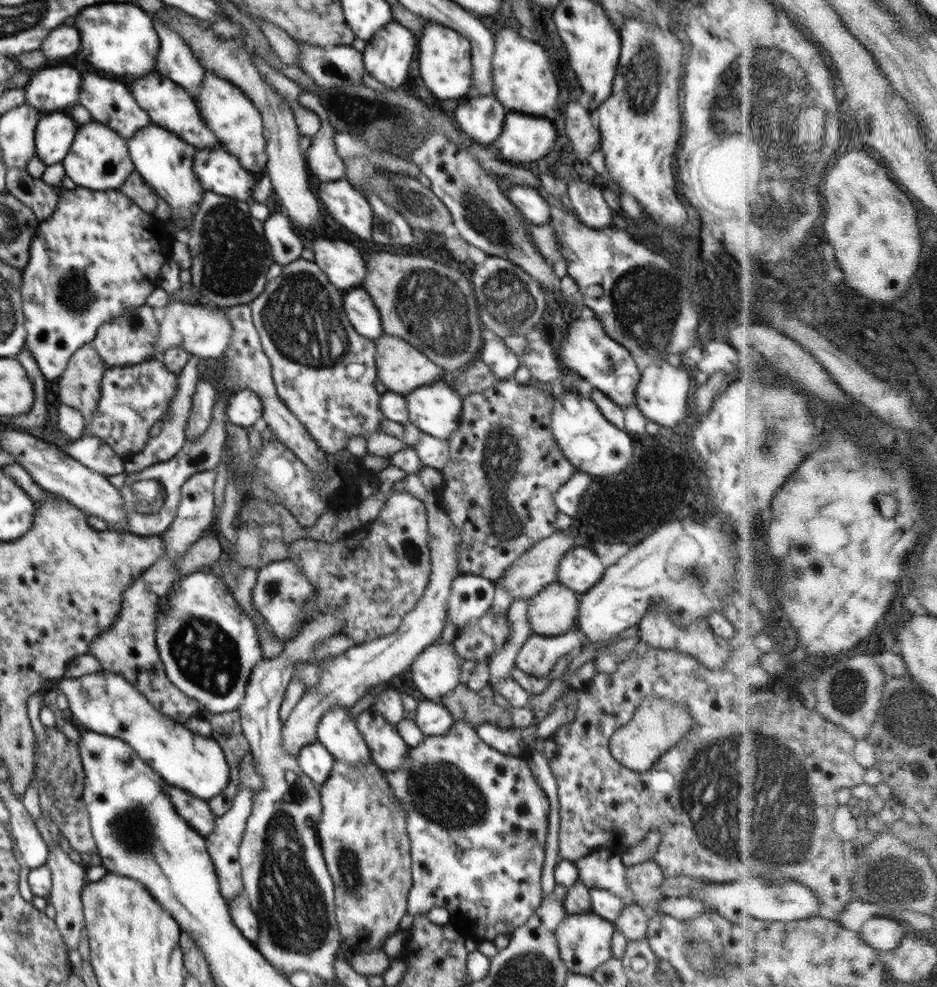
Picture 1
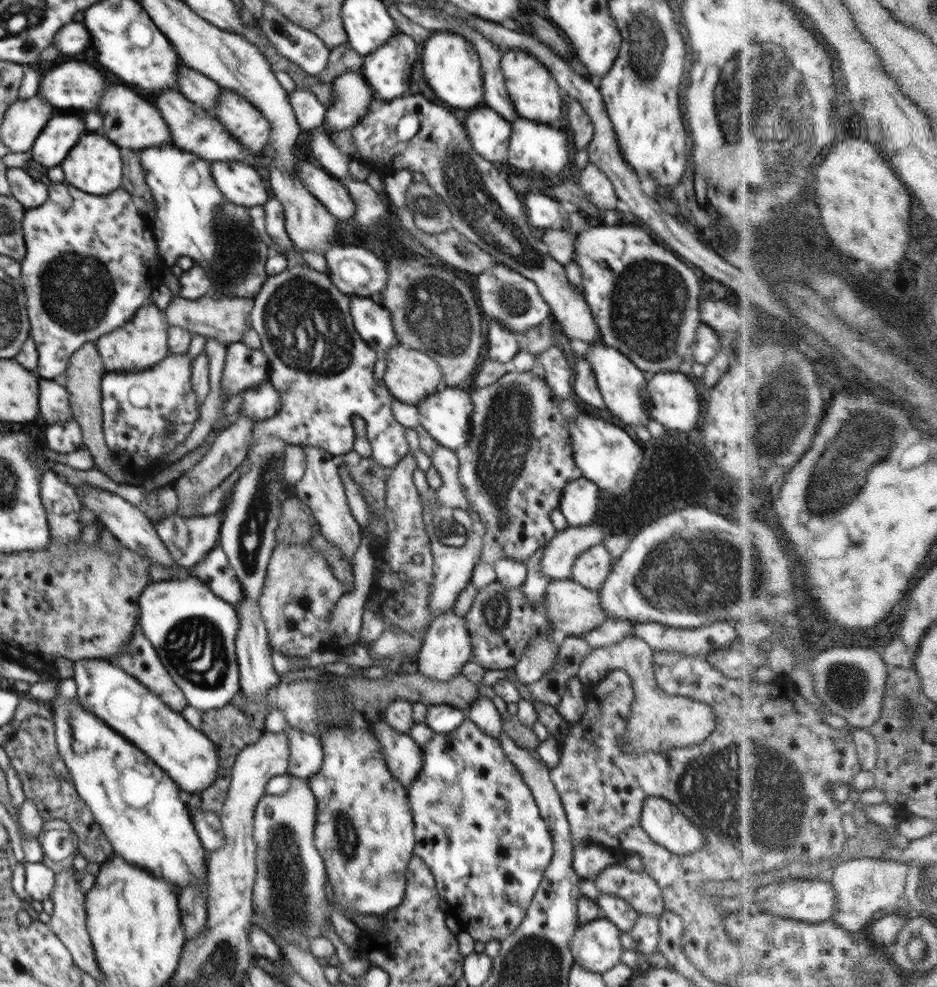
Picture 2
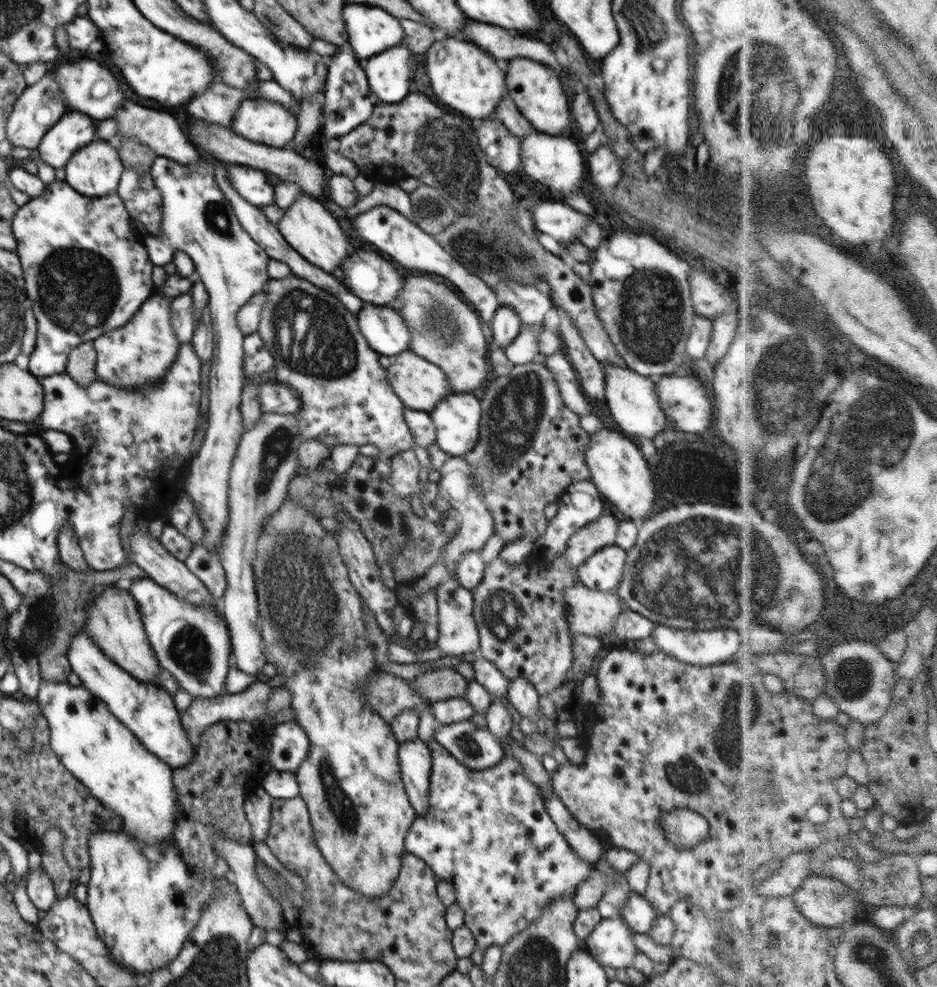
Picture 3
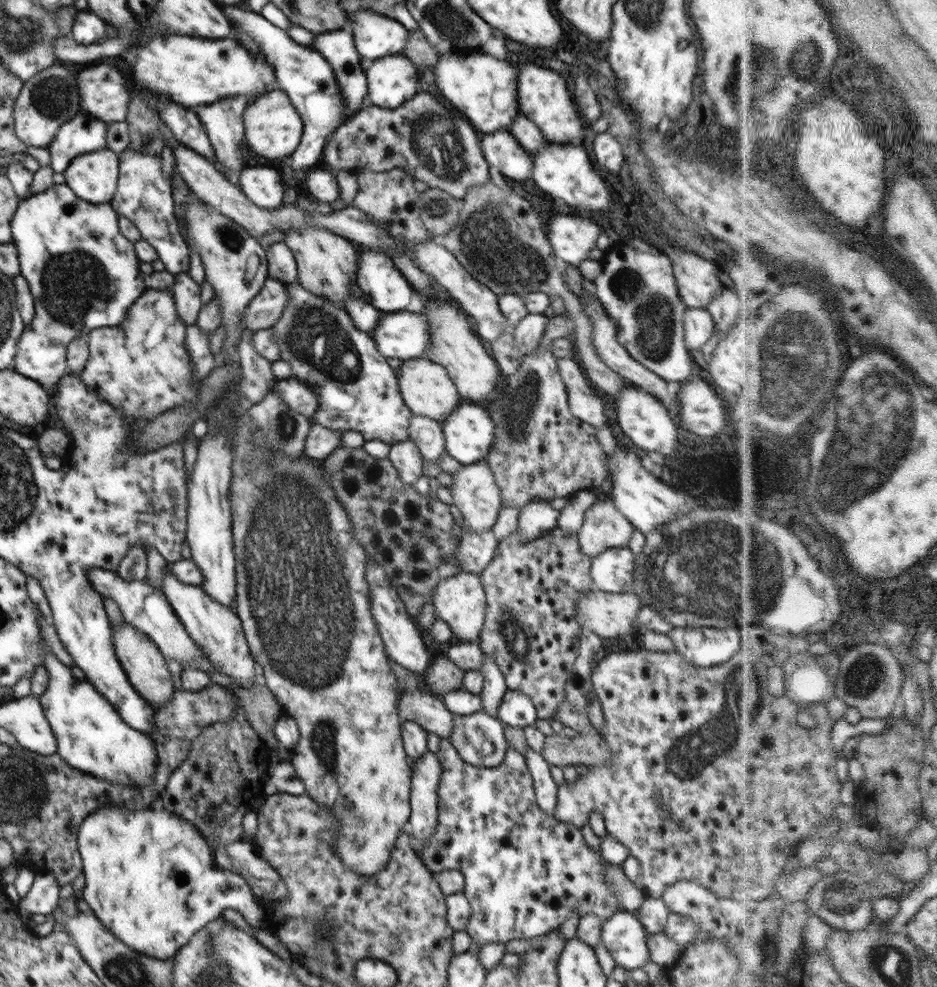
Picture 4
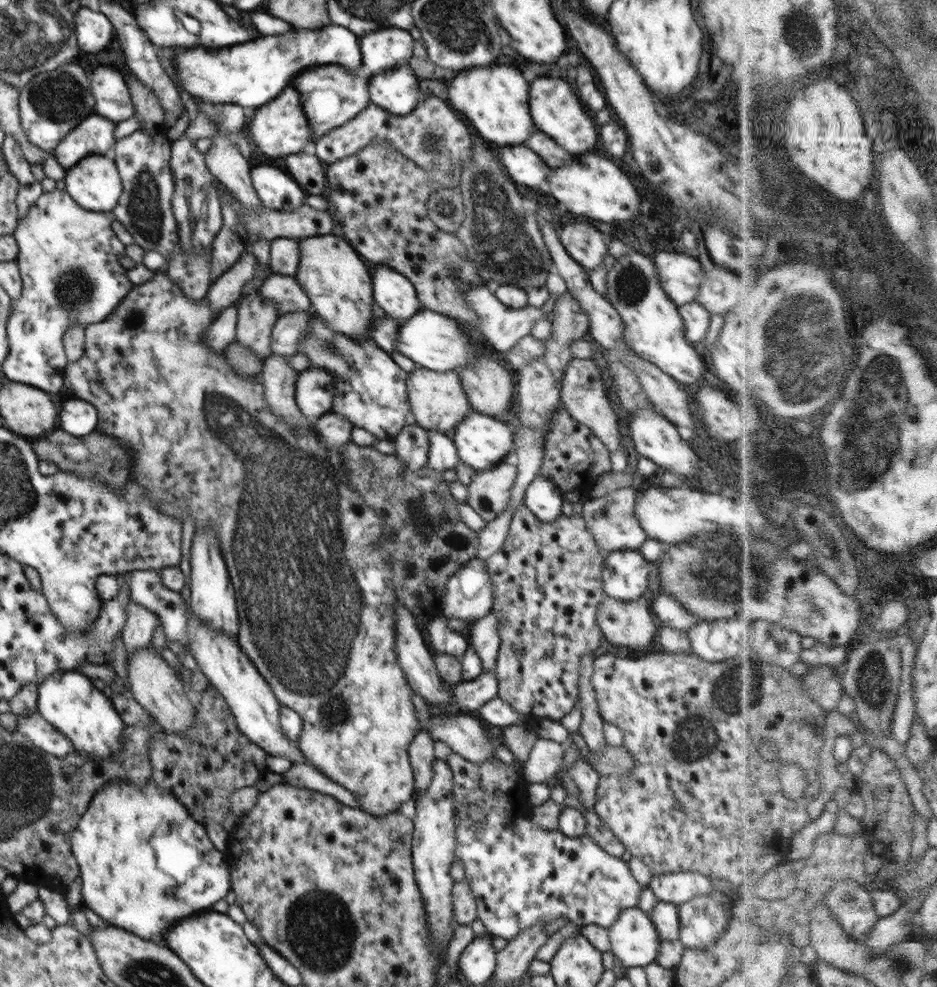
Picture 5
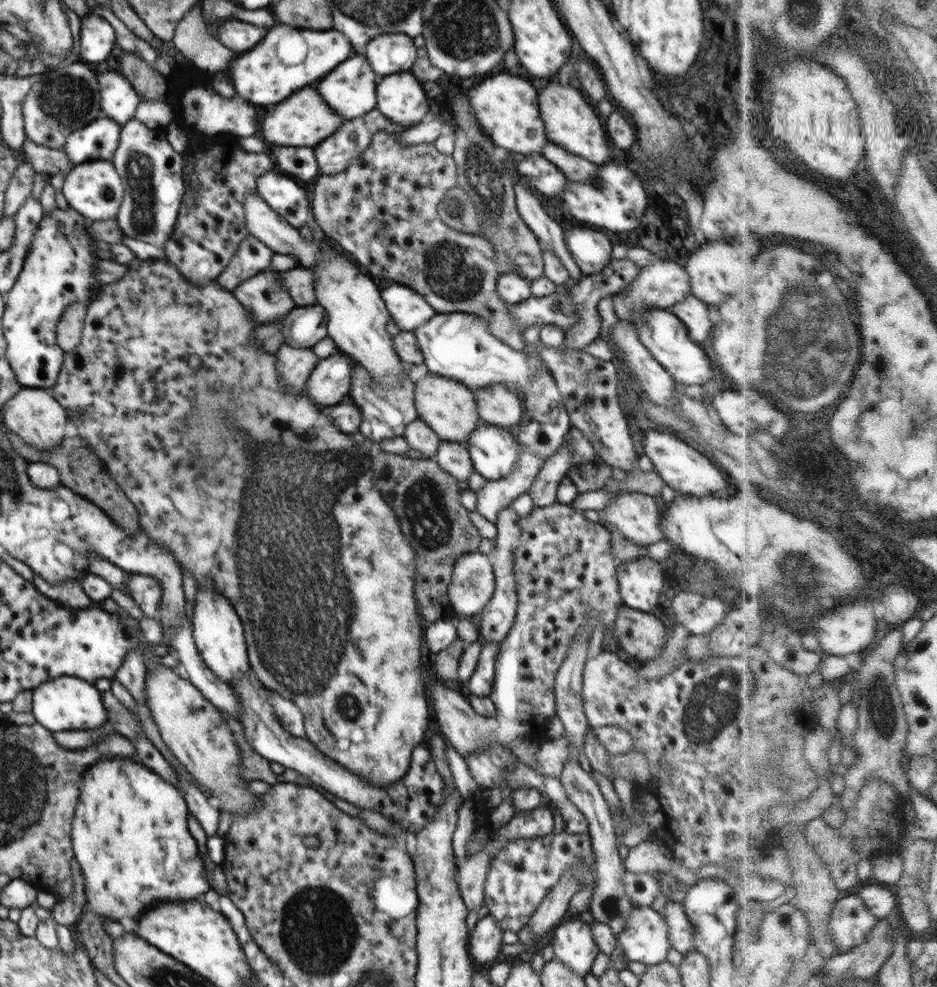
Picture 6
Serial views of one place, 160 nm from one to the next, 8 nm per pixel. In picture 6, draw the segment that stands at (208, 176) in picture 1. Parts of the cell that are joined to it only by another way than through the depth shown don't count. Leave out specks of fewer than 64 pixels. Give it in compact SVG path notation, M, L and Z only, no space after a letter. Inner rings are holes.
M272 170L256 181L257 193L283 216L294 228L306 225L311 212L310 200L306 190L296 180L284 178Z

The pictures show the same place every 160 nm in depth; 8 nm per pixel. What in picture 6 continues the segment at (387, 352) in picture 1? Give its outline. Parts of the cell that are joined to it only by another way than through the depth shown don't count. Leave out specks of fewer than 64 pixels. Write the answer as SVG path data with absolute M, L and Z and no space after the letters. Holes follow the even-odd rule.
M433 372L422 376L415 383L414 392L415 407L420 419L422 419L442 441L452 441L464 444L471 432L482 423L477 411L475 395L464 384L437 375Z

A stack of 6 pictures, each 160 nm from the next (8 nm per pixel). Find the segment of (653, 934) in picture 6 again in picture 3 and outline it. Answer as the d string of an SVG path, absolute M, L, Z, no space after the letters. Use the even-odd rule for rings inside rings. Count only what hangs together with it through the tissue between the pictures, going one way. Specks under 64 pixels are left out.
M620 916L603 918L581 943L598 964L616 969L628 968L633 966L634 957L638 954L634 933Z

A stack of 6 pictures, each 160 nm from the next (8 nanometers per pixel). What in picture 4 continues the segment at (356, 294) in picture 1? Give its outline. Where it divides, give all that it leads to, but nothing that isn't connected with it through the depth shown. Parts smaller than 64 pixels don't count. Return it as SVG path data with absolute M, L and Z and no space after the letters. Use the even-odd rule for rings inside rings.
M384 313L372 337L386 358L405 361L424 357L425 348L429 345L429 328L424 313Z

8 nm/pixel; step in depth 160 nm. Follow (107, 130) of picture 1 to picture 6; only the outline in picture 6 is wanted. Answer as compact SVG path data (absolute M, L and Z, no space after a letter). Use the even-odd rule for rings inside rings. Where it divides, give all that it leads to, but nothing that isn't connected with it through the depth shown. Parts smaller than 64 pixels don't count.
M112 160L90 161L73 165L65 175L63 194L67 203L89 221L116 219L123 196L124 185Z

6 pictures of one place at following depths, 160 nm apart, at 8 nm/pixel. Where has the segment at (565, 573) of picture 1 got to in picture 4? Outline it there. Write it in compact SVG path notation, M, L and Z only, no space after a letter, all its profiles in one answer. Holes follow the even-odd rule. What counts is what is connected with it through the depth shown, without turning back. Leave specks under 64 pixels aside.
M626 546L606 549L591 557L591 577L596 590L609 593L631 592L636 568L635 554Z

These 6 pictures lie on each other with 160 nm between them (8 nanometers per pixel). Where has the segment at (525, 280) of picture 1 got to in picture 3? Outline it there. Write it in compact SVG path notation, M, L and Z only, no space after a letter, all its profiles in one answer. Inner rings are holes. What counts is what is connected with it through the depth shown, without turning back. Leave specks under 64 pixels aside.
M514 280L493 290L501 306L510 306L523 326L541 326L545 314L553 307L551 296L536 286L522 286Z

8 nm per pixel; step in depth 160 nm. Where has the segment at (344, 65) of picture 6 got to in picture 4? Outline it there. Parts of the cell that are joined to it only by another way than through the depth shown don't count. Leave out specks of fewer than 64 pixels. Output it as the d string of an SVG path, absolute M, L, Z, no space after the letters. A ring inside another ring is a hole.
M220 5L220 7L233 25L231 38L238 40L237 35L240 33L256 41L261 54L267 58L268 62L271 62L272 69L276 71L276 87L288 95L292 106L302 117L304 127L301 141L291 154L291 161L288 164L292 170L290 174L294 174L294 178L290 180L296 184L304 179L310 169L321 165L323 147L327 143L328 134L338 128L340 121L346 118L345 102L336 82L334 70L318 51L295 43L284 29L274 26L260 13L242 10L236 5Z

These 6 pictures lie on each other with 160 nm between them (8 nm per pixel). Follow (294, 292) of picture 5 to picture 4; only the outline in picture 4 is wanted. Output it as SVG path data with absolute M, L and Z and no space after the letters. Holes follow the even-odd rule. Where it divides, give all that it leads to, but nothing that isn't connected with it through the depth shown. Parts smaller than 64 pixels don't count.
M268 278L260 290L248 303L244 322L252 331L274 328L286 308L289 294L287 284Z

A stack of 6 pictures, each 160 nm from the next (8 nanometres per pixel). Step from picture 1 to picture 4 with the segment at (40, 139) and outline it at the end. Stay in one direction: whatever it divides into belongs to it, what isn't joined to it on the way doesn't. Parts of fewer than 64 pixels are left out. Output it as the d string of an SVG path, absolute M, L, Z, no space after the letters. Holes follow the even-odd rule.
M83 113L60 126L47 149L53 172L63 173L76 157L106 148L107 123Z

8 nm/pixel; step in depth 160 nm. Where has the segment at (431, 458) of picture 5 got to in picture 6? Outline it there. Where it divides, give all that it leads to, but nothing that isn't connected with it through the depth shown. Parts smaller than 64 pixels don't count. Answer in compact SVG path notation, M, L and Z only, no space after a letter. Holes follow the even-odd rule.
M442 441L432 459L440 465L440 468L449 472L458 481L467 480L474 472L469 452L461 443Z

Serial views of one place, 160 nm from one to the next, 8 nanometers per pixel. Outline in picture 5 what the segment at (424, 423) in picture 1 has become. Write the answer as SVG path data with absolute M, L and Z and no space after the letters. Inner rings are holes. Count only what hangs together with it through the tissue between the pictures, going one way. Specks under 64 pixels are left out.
M472 410L449 434L454 441L460 460L473 470L491 469L500 462L510 460L514 451L513 431L506 422Z

